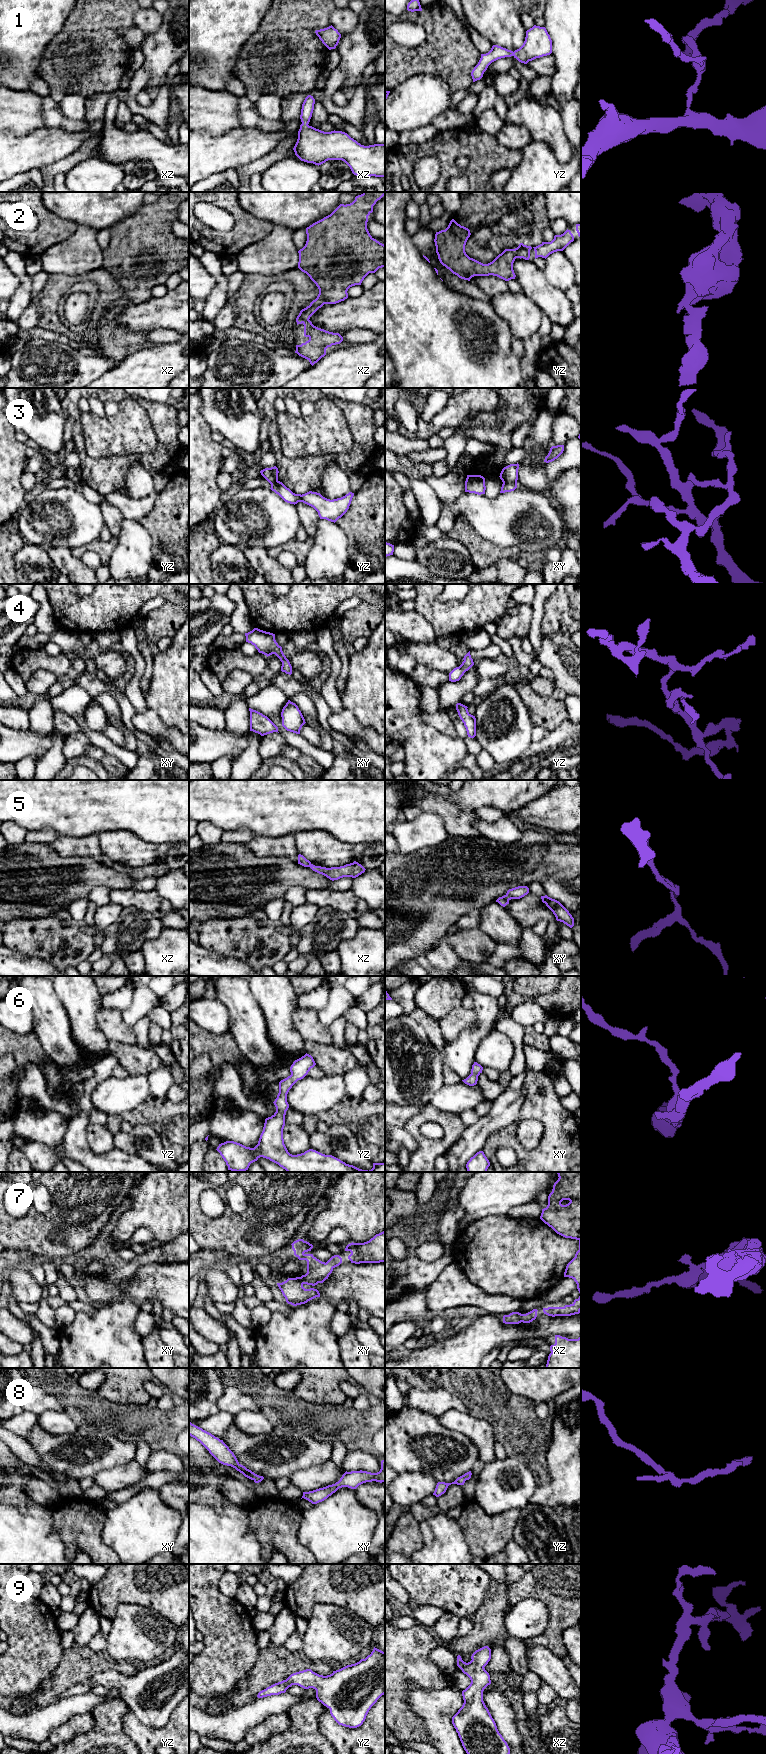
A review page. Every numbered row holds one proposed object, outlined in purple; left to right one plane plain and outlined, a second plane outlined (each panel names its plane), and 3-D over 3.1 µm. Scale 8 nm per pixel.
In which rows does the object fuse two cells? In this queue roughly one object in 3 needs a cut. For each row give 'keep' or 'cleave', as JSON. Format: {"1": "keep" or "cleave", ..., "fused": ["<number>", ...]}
{"1": "keep", "2": "keep", "3": "cleave", "4": "keep", "5": "keep", "6": "keep", "7": "keep", "8": "keep", "9": "keep", "fused": ["3"]}

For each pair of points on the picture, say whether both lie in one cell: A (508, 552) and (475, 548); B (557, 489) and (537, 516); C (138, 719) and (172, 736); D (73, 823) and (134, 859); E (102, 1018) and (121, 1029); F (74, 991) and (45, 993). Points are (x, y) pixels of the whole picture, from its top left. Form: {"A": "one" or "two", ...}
{"A": "one", "B": "two", "C": "one", "D": "two", "E": "one", "F": "two"}

